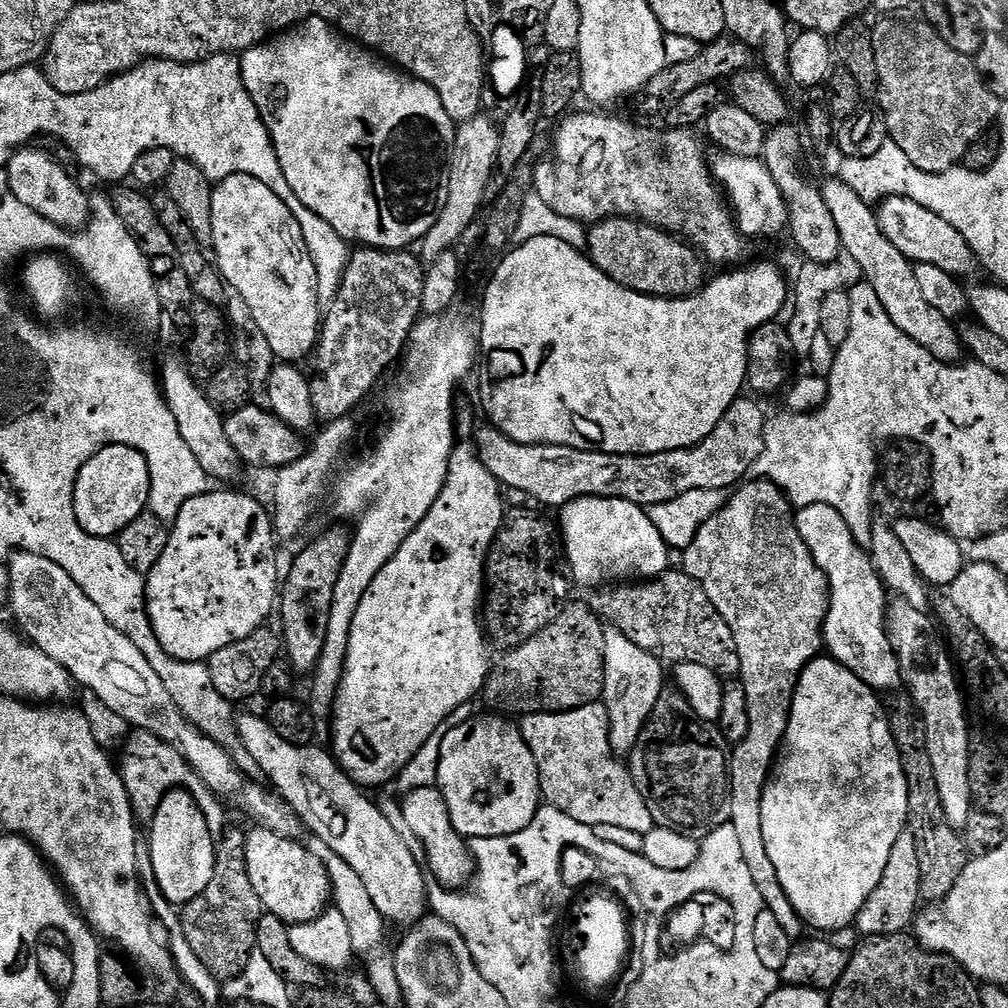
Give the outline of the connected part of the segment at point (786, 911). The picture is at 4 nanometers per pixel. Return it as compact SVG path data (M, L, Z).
M759 478L741 483L725 499L722 510L718 510L718 514L710 518L710 522L702 525L692 545L683 549L682 556L683 571L697 580L702 590L706 590L706 598L710 598L710 602L716 607L718 614L722 614L726 626L730 626L734 634L740 659L738 680L746 690L746 706L750 706L750 730L744 741L735 745L730 752L730 822L738 834L742 858L750 870L750 878L754 878L754 886L758 886L758 894L762 894L765 909L772 912L774 918L778 918L786 934L796 938L801 935L801 918L794 906L790 906L790 898L786 898L782 882L778 882L778 870L774 870L774 862L770 862L770 854L766 854L766 841L762 839L762 794L780 743L784 741L800 672L821 655L824 648L824 630L830 607L828 579L816 565L806 542L802 540L802 534L798 534L794 508L788 497L777 484Z

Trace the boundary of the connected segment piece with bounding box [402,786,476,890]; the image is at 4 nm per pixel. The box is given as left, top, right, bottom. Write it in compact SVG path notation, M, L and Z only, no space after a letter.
M435 786L415 789L407 793L403 799L405 799L402 801L402 807L406 826L410 826L410 830L414 830L414 834L422 842L423 855L428 856L428 864L436 875L435 883L453 890L463 889L476 871L476 862L472 859L469 841L460 836L458 830L454 830L440 789Z

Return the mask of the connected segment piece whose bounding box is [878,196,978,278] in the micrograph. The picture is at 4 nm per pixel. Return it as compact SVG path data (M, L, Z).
M889 196L879 205L878 219L882 234L902 250L907 260L938 266L938 270L946 270L946 274L957 278L972 276L976 268L978 270L976 255L964 235L954 230L946 218L938 218L938 214L926 210L926 206L918 206L918 202L907 200L905 196Z

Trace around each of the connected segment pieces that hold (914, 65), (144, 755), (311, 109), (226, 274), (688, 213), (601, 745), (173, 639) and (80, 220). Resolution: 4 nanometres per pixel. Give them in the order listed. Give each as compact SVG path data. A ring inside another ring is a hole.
M880 18L871 34L880 96L878 108L888 127L891 143L896 144L898 150L918 166L918 170L949 172L963 161L966 150L970 150L970 146L993 127L1001 111L1001 99L989 88L977 68L977 61L971 56L958 54L954 46L946 46L934 29L927 26L915 28L912 24L903 24L900 18Z
M133 731L123 745L122 752L125 752L124 761L119 761L118 771L132 800L132 811L137 821L150 822L165 794L173 788L187 785L193 773L192 768L177 748L150 732Z
M317 16L302 20L299 24L265 40L263 44L255 44L254 47L248 48L239 57L239 61L244 89L250 94L270 134L272 145L278 154L278 162L282 166L282 174L286 174L286 182L290 182L290 190L294 190L302 206L314 210L318 218L322 218L345 242L352 246L408 250L426 235L430 226L434 226L437 214L442 210L442 206L446 206L446 190L448 189L446 140L440 137L440 132L451 133L454 128L454 122L450 114L446 114L446 106L442 106L442 98L438 98L434 86L395 67L384 68L385 61L377 53L341 34L327 20Z
M234 174L228 176L225 180L219 181L212 189L212 243L211 251L216 251L214 255L214 264L220 275L223 277L225 285L234 293L244 299L244 304L248 307L248 312L252 315L252 320L256 323L255 331L265 336L270 344L270 349L280 362L300 362L303 356L311 357L320 338L320 330L322 327L322 305L320 295L316 289L316 267L310 258L310 250L304 241L302 234L302 226L294 218L292 211L286 206L286 202L282 202L282 198L278 198L278 194L274 194L274 190L270 190L270 186L266 186L262 182L258 182L258 178L247 176L246 174Z
M588 111L592 112L569 115L563 121L565 124L556 136L556 153L552 160L544 160L536 168L535 195L541 196L555 212L571 220L599 222L611 216L626 216L654 224L665 232L679 234L699 249L709 265L740 266L749 259L749 241L736 227L725 197L713 177L709 161L704 161L704 148L692 137L691 131L665 131L664 153L659 156L656 153L656 140L650 133L634 128L624 120L615 120L612 116L599 116L596 113L599 111Z
M603 703L587 704L569 712L543 712L526 716L519 721L518 727L524 735L526 746L530 746L530 754L534 754L540 775L540 794L547 807L562 810L562 814L570 814L574 822L582 822L591 828L617 828L620 832L633 832L636 838L643 838L654 827L650 810L642 794L638 794L629 765L625 761L623 764L620 761L623 759L612 749L608 711Z
M209 490L200 496L190 498L182 506L176 520L171 522L166 550L162 550L162 558L146 575L144 581L144 603L148 609L148 617L154 626L154 634L158 634L158 642L166 654L170 654L179 660L207 661L222 646L230 646L230 642L238 642L250 634L254 634L259 628L265 627L268 615L273 615L278 604L278 576L276 580L276 544L278 537L272 527L272 517L267 507L263 508L252 496L243 496L240 492L215 492Z
M25 146L13 152L7 162L6 171L10 190L14 190L14 198L30 206L34 214L42 214L42 218L54 222L60 228L83 229L92 214L89 193L86 194L80 189L79 182L72 177L73 173L63 168L53 156L39 147L32 147L36 146Z

